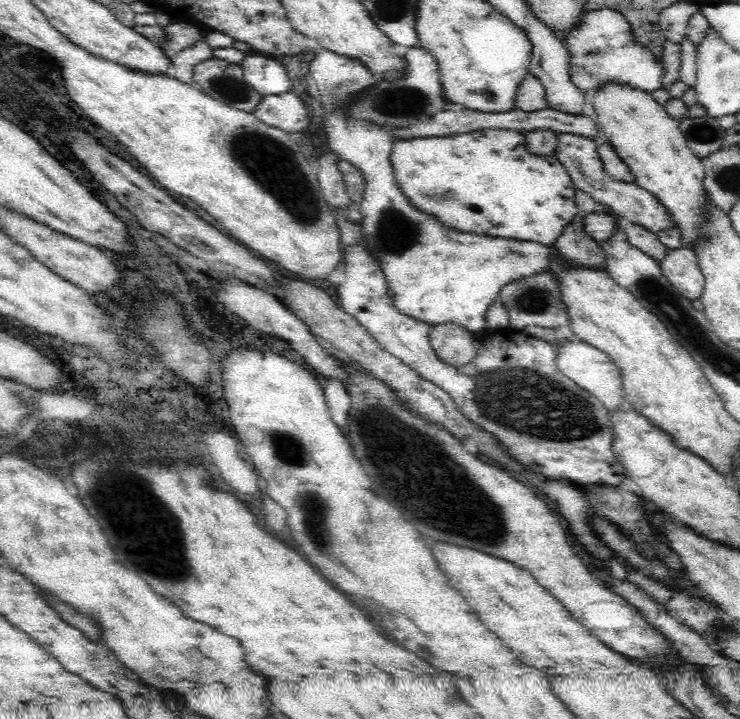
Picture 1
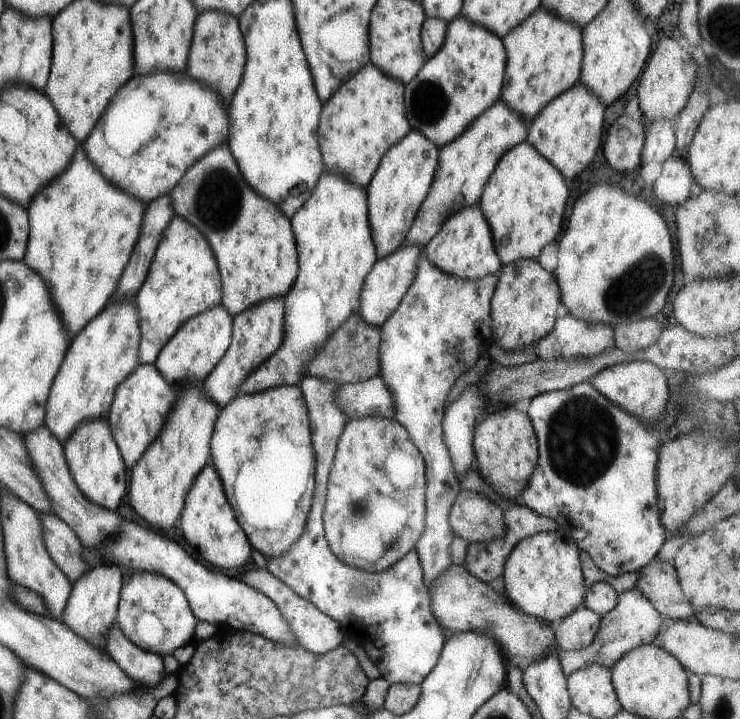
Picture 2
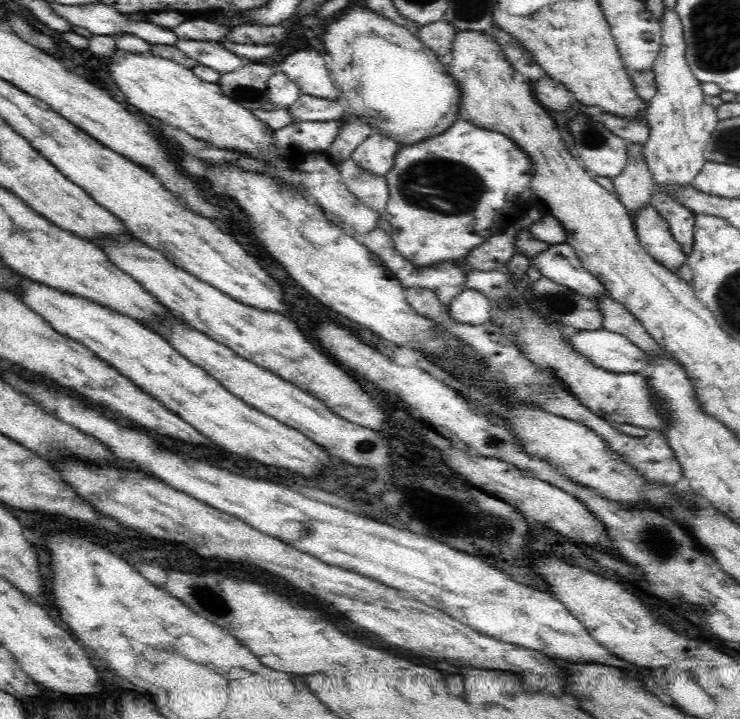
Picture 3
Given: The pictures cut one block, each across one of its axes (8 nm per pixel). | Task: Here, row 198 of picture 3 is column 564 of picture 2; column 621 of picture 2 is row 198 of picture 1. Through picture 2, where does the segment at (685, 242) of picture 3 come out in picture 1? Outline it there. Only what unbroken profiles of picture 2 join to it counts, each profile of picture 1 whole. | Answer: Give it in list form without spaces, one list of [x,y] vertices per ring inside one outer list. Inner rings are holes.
[[[556,133],[553,155],[568,173],[575,188],[589,194],[594,199],[594,202],[598,202],[603,208],[611,210],[613,214],[620,216],[620,219],[625,219],[634,225],[648,230],[669,250],[676,250],[682,247],[681,235],[678,233],[676,225],[672,223],[666,209],[647,190],[636,186],[635,183],[626,185],[625,182],[620,182],[608,175],[608,172],[604,169],[604,165],[602,165],[598,146],[598,137]]]

